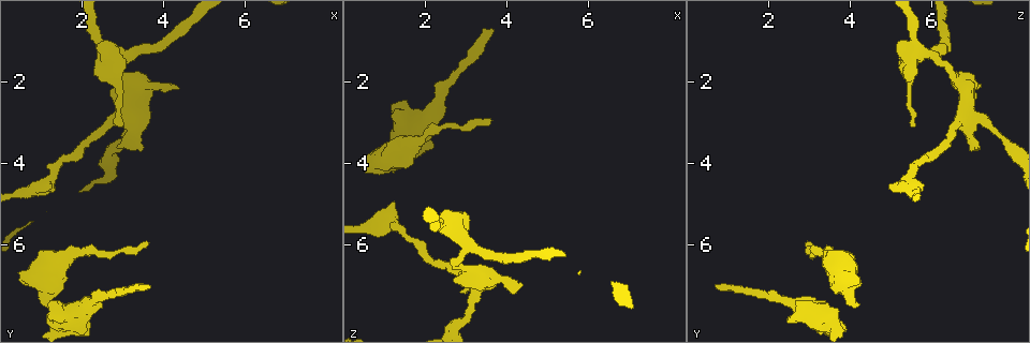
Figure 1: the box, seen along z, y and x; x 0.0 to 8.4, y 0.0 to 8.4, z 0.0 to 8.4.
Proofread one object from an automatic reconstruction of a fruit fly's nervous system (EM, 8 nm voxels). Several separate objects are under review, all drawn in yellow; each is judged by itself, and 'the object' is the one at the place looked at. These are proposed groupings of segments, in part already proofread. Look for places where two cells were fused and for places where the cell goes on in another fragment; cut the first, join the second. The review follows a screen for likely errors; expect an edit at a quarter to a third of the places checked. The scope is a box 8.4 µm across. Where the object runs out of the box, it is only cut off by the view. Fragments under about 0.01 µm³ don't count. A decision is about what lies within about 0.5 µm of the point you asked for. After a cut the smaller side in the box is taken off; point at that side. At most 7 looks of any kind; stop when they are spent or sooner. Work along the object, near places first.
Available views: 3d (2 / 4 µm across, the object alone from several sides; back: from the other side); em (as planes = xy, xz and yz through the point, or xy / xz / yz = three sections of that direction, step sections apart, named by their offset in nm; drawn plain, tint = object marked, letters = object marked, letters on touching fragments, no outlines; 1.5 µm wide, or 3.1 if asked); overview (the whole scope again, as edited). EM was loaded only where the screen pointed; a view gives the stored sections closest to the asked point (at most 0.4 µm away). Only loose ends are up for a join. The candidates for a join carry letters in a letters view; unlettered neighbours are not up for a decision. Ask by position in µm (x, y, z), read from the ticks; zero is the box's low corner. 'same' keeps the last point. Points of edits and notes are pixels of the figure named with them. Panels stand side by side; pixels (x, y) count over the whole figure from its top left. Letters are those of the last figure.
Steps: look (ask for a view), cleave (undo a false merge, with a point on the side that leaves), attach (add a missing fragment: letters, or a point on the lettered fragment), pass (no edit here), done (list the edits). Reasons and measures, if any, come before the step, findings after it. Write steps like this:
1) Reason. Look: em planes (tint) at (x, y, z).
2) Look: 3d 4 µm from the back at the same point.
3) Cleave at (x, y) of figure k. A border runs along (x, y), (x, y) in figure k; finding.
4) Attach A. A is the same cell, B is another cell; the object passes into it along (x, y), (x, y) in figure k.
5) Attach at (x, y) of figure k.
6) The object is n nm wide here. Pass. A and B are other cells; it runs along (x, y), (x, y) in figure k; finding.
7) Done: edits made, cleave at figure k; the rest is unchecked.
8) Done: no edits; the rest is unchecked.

Branch stops here. Look: em planes (letters) at (3.60, 5.95, 2.95).

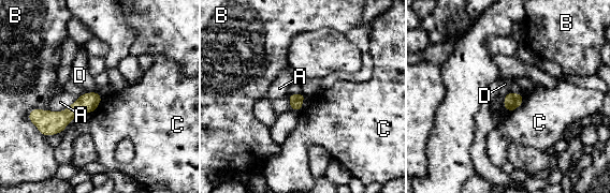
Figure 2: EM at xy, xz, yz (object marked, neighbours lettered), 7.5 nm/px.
The object is 100 nm wide here. Pass. A, B, C and D are other cells; it runs along (98, 98), (64, 117), (34, 113) in figure 2; none of them fits.

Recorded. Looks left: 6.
An open end. Look: 3d 4 µm at (3.60, 6.95, 0.80).

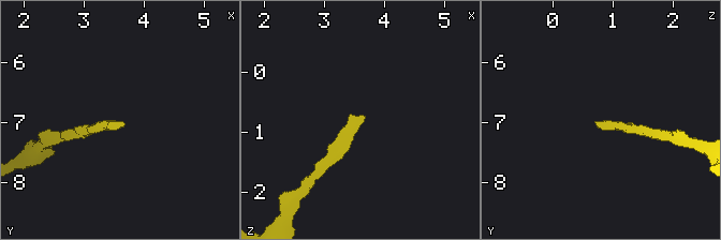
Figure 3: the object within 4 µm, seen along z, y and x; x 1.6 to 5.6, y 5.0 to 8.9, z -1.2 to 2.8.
Shape alone is not enough. Look: em yz step 4 (tint) at (3.60, 7.00, 0.75).

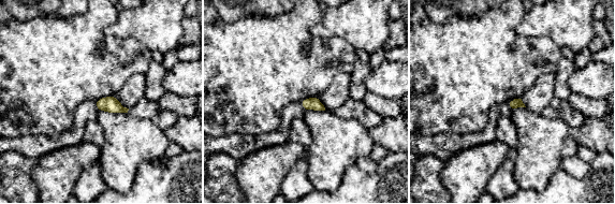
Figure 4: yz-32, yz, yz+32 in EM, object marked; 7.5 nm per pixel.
Look: em planes (letters) at the same point.

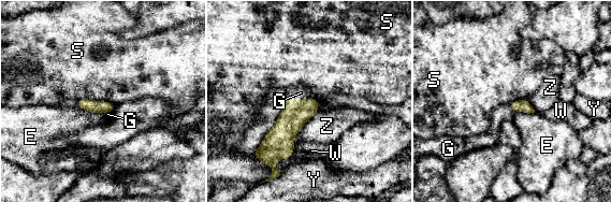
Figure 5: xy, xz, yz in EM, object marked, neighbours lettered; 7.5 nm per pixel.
Attach G. G is the same cell, E, S, W, Y and Z are other cells; it goes on there.

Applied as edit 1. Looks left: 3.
Branch stops here. Look: em planes (letters) at (1.25, 7.50, 4.20).

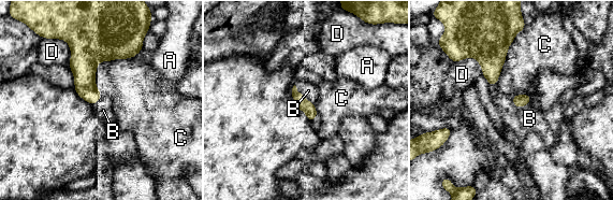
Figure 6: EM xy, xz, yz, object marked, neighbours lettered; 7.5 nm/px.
Attach B. B is the same cell, A, C and D are other cells; it goes on there.

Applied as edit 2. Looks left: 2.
Done: edits made, attach at figure 5, attach at figure 6; the rest is unchecked.

